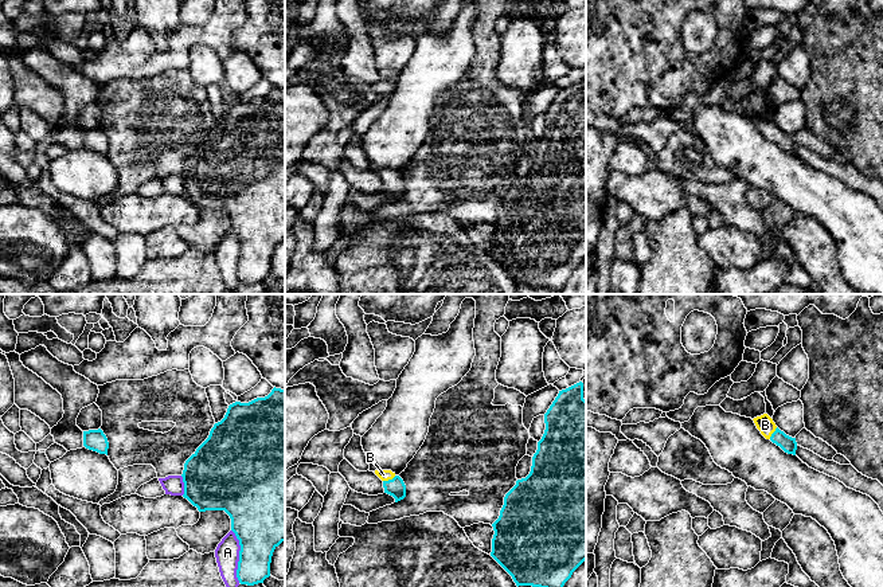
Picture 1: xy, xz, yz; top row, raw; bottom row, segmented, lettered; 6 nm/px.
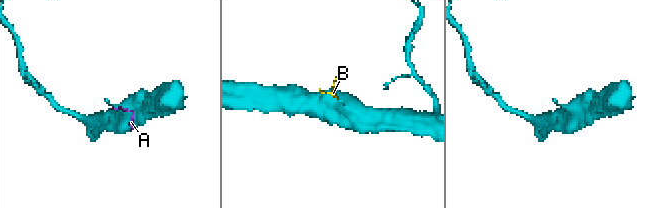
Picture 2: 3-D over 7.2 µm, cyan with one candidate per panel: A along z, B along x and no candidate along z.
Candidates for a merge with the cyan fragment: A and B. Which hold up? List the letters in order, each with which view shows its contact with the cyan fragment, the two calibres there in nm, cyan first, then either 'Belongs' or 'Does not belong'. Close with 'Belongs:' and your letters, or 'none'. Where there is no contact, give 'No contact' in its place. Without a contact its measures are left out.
A: Touches cyan in xy. Thickness 360 nm (cyan) against 140 nm. Does not belong
B: Touches cyan in xz. Thickness 110 nm (cyan) against 60 nm. Belongs
Belongs: B

